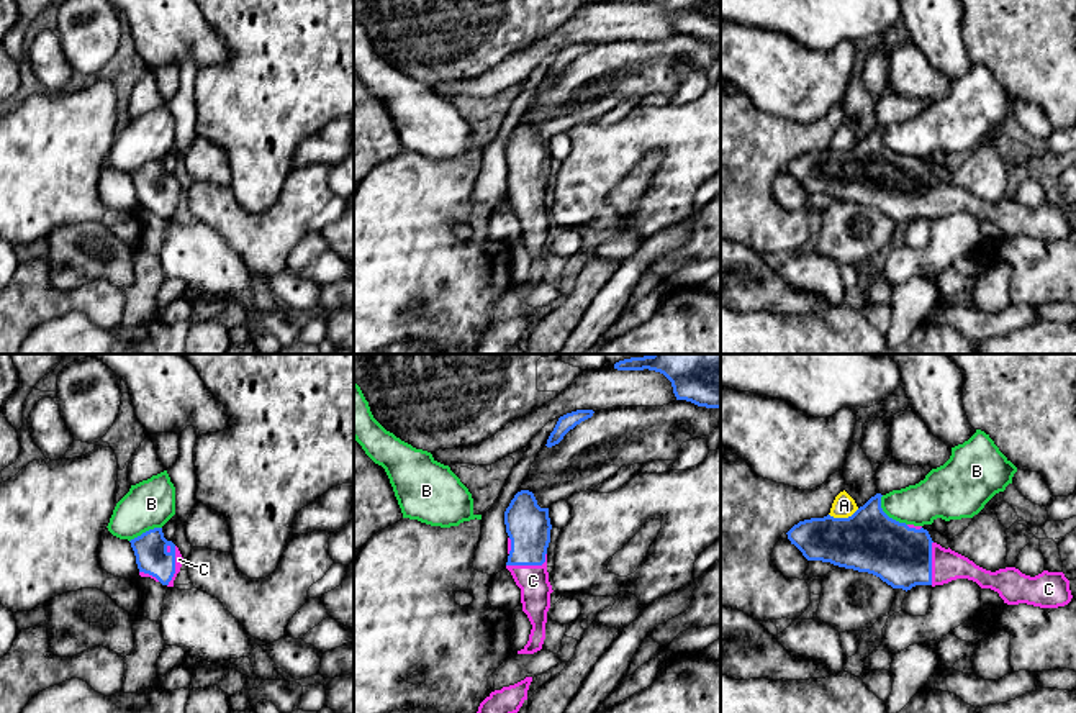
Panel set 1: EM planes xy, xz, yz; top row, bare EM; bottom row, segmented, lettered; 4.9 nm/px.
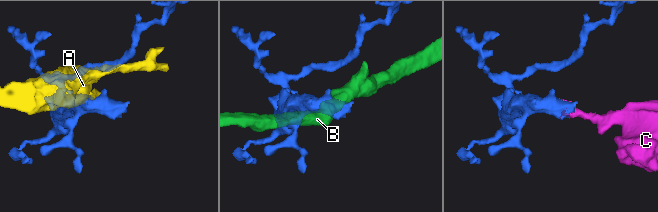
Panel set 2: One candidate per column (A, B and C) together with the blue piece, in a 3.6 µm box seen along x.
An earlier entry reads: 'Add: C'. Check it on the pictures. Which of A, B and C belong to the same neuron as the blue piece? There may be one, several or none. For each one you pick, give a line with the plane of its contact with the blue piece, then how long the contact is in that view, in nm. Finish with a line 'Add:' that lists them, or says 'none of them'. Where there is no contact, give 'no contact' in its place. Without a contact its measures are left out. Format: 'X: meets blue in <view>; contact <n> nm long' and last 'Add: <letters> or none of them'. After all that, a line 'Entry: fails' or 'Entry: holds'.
C: meets blue in xz; contact 220 nm long
Add: C
Entry: holds

